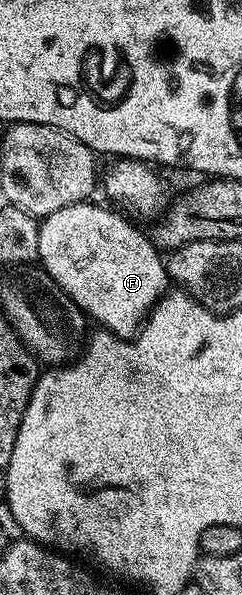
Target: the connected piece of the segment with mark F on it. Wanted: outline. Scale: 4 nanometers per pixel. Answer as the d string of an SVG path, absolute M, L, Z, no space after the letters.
M87 200L70 204L43 218L38 232L38 262L48 277L62 292L66 292L66 296L70 296L70 300L74 300L74 304L78 304L91 321L93 318L100 322L96 324L120 338L131 339L144 325L156 301L169 289L168 267L155 241L149 235L147 238L135 226L135 221L129 220L119 209L107 210L104 206L95 206L93 202Z

